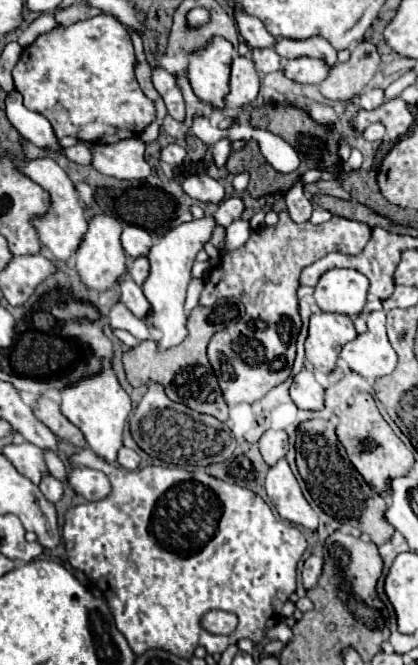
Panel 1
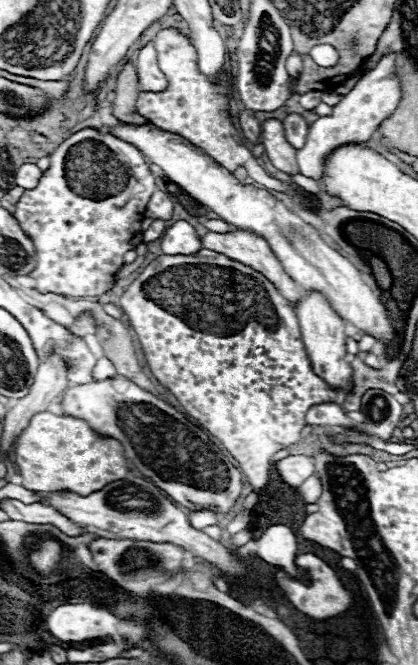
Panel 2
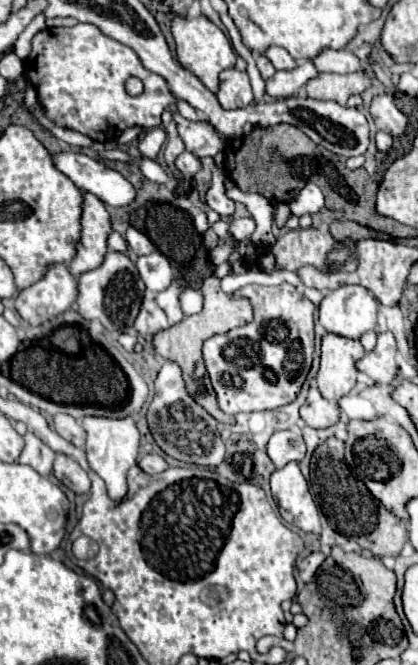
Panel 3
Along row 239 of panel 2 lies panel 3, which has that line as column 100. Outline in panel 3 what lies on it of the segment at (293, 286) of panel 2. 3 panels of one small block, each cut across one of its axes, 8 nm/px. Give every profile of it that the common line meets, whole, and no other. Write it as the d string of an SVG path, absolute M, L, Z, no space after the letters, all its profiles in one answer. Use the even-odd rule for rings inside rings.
M82 190L82 234L76 246L76 256L66 264L70 274L78 278L82 272L92 270L102 264L104 254L108 252L106 236L112 230L110 216L104 204L94 198L94 194Z

